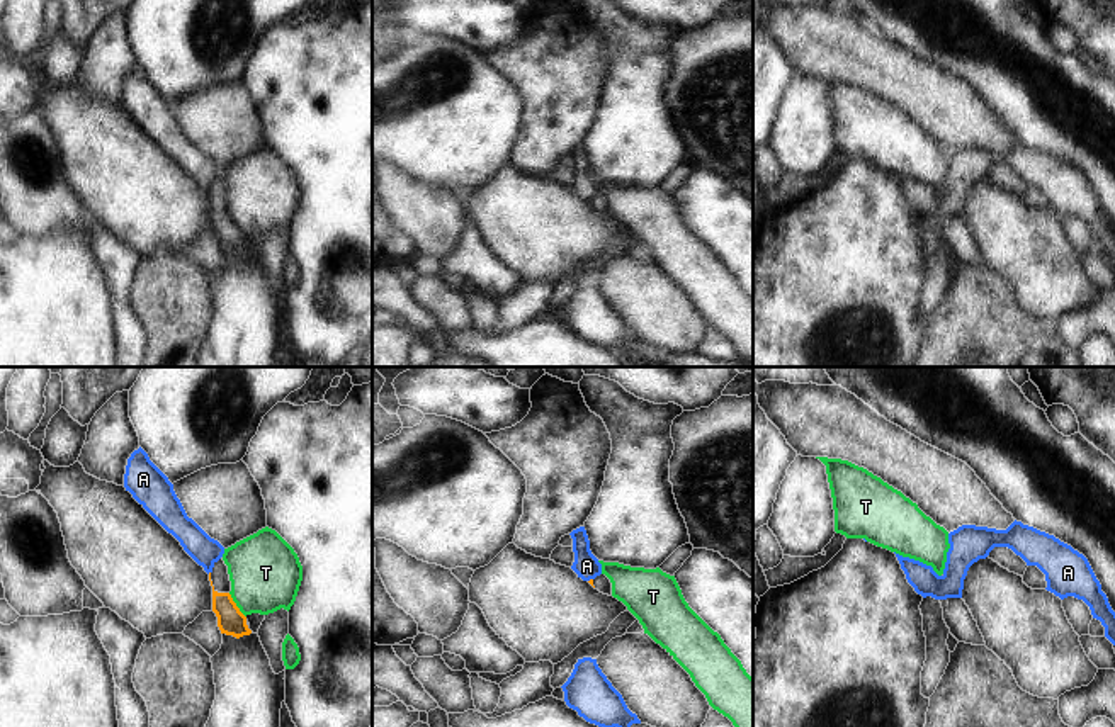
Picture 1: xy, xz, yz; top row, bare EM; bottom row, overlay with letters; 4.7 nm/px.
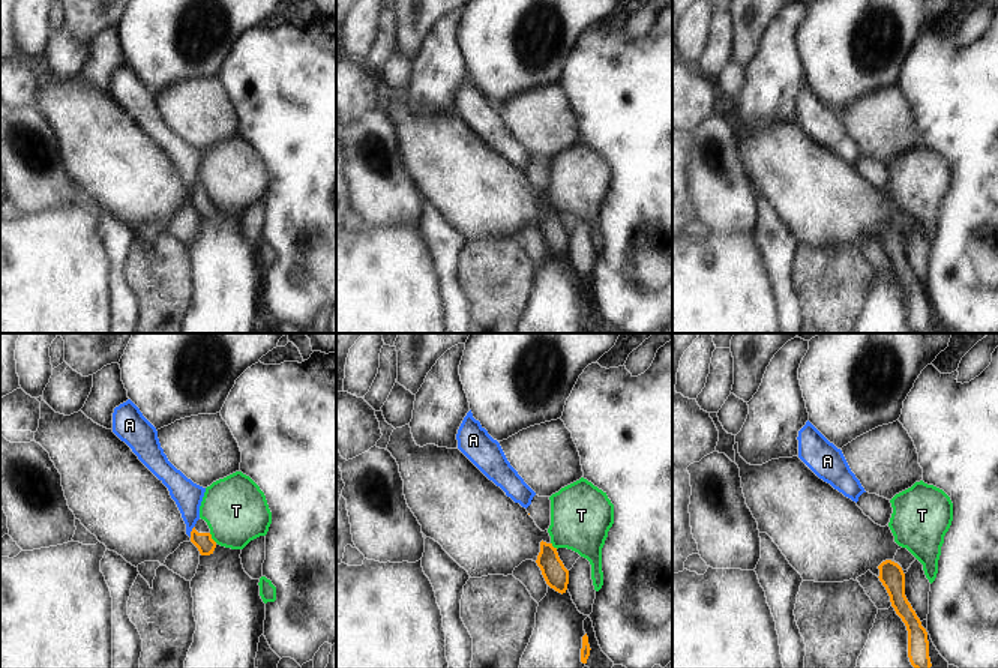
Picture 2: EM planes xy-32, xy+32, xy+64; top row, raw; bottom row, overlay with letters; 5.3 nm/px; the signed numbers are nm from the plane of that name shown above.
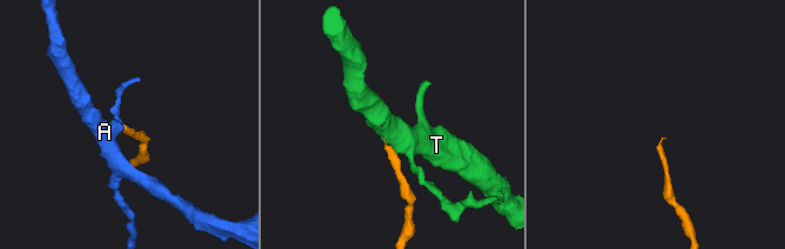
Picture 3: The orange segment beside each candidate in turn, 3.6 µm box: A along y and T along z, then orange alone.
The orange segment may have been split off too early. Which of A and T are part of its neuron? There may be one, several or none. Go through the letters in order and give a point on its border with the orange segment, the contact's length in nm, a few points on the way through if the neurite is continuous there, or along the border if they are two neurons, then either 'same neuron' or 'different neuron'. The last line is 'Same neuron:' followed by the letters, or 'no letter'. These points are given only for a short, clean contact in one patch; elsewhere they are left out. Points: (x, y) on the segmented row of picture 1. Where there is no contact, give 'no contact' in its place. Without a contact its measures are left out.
A: meets orange in xz at (590, 580); contact 30 nm long; border along xz (592, 578), (588, 581); different neuron
T: meets orange in xy at (235, 605); contact 150 nm long; border along xy (228, 593), (245, 617); different neuron
Same neuron: no letter

